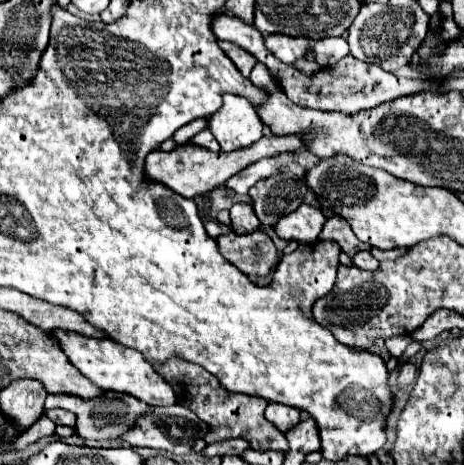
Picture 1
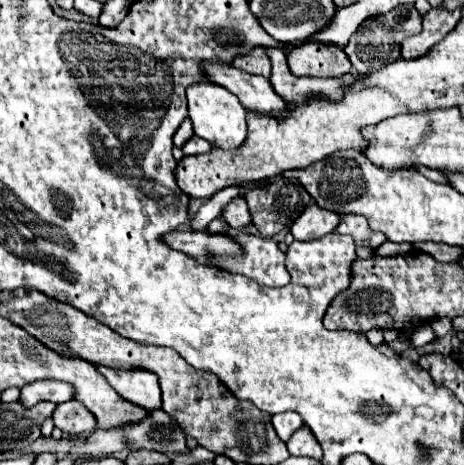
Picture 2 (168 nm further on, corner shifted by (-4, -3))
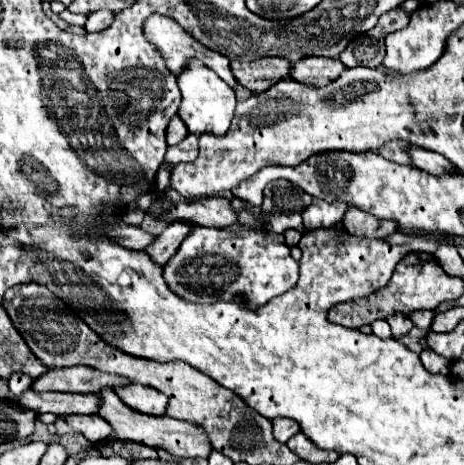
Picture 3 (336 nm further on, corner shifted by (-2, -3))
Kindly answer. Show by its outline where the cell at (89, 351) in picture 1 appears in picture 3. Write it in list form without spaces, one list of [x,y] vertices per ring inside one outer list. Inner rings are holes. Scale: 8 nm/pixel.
[[[129,384],[125,388],[117,388],[115,394],[121,398],[123,404],[127,404],[129,408],[141,414],[163,416],[167,410],[167,398],[155,388],[149,388],[143,384]]]

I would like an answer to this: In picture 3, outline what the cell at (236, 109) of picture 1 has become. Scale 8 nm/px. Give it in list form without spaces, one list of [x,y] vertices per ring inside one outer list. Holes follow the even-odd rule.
[[[189,60],[185,70],[177,76],[177,84],[181,90],[181,104],[179,104],[179,116],[189,128],[191,134],[205,134],[213,132],[217,136],[223,136],[229,126],[235,112],[235,92],[231,86],[227,86],[211,68],[207,68],[201,60]]]

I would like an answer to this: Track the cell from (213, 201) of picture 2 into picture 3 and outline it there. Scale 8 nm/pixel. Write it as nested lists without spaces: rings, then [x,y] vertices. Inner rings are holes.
[[[173,222],[169,224],[161,236],[157,236],[153,240],[153,244],[149,244],[145,248],[145,252],[149,254],[149,258],[155,262],[155,264],[165,264],[165,260],[169,260],[169,256],[173,256],[173,252],[177,252],[181,240],[187,236],[187,232],[191,232],[191,224],[181,224],[181,222]]]

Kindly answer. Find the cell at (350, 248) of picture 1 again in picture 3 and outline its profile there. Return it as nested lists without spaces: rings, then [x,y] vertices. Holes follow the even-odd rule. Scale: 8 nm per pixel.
[[[349,208],[343,216],[343,226],[355,236],[369,236],[369,238],[385,238],[397,230],[395,220],[379,220],[361,212],[359,208]]]

